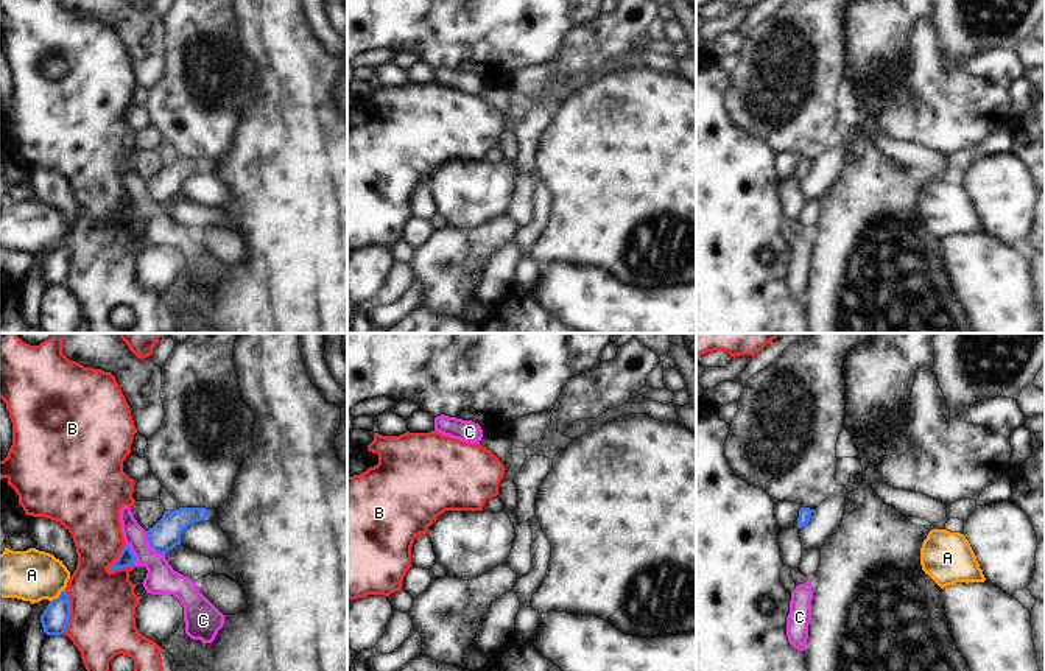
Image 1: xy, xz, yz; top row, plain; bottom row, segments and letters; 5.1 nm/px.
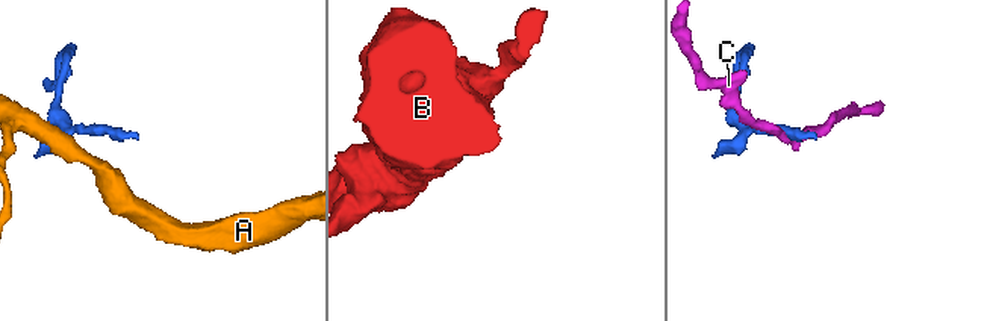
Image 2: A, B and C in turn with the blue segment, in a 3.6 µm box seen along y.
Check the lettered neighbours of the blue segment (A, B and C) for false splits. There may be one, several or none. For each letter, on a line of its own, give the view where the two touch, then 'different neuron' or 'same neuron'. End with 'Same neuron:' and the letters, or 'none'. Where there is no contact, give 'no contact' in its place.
A: contact in xy; different neuron
B: contact in xy; different neuron
C: contact in xy; different neuron
Same neuron: none

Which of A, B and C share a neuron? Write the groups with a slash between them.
A / B / C

